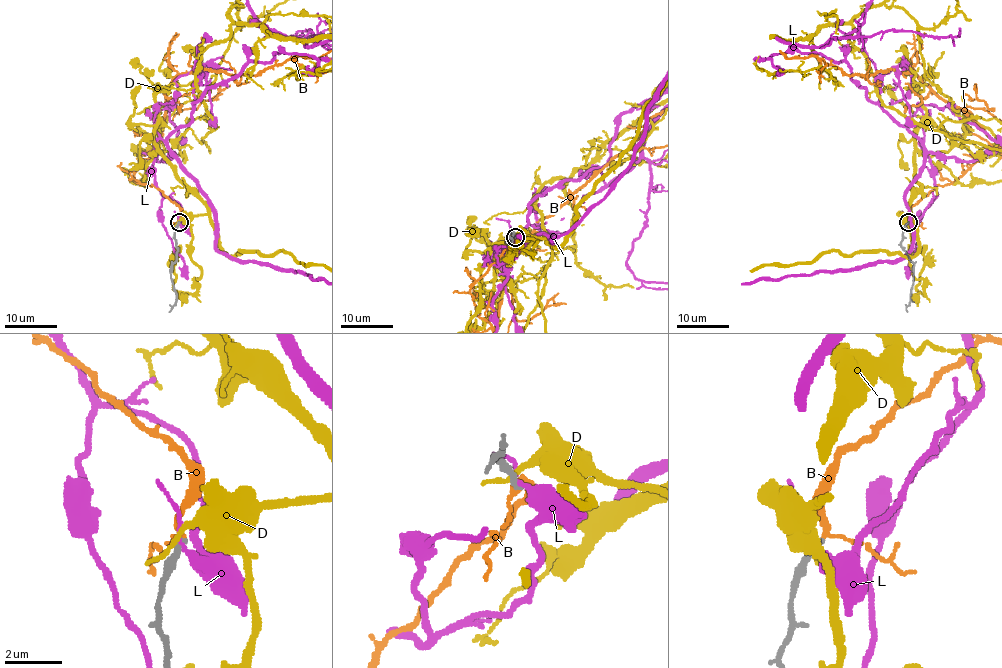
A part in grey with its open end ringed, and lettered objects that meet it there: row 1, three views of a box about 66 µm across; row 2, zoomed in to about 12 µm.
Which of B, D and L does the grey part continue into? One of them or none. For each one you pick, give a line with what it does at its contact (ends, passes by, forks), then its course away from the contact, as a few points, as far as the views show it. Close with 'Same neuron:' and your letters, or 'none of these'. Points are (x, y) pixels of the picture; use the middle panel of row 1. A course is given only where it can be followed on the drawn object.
B: it passes by
Same neuron: B

